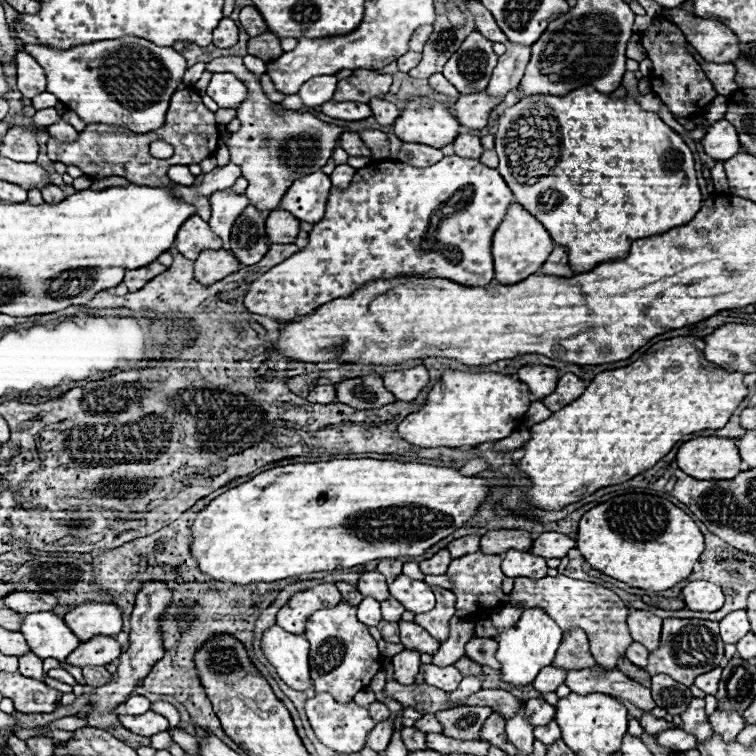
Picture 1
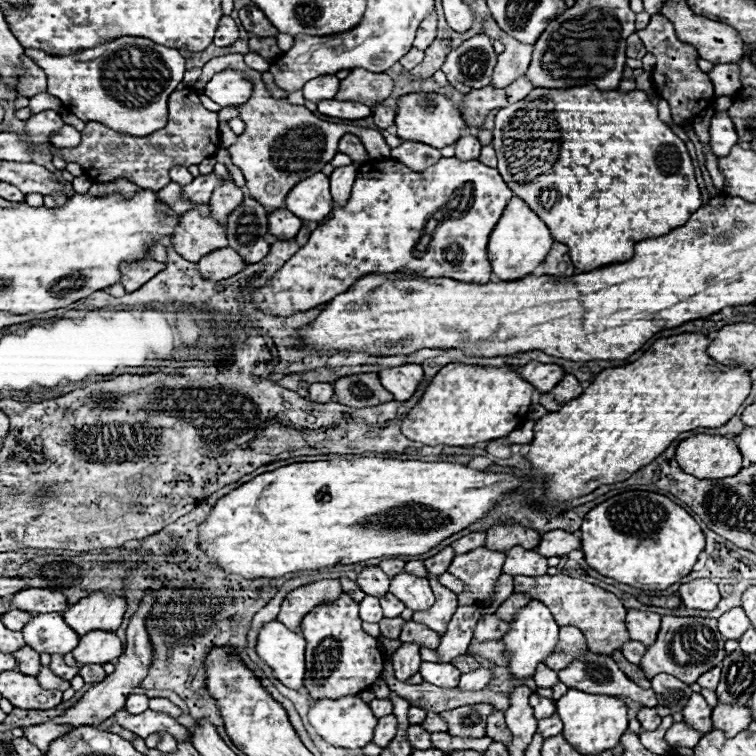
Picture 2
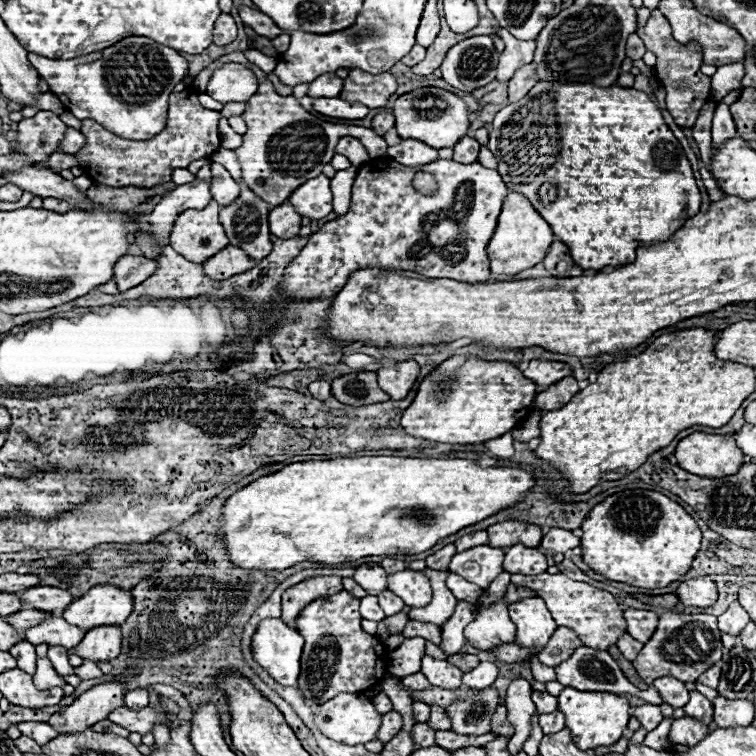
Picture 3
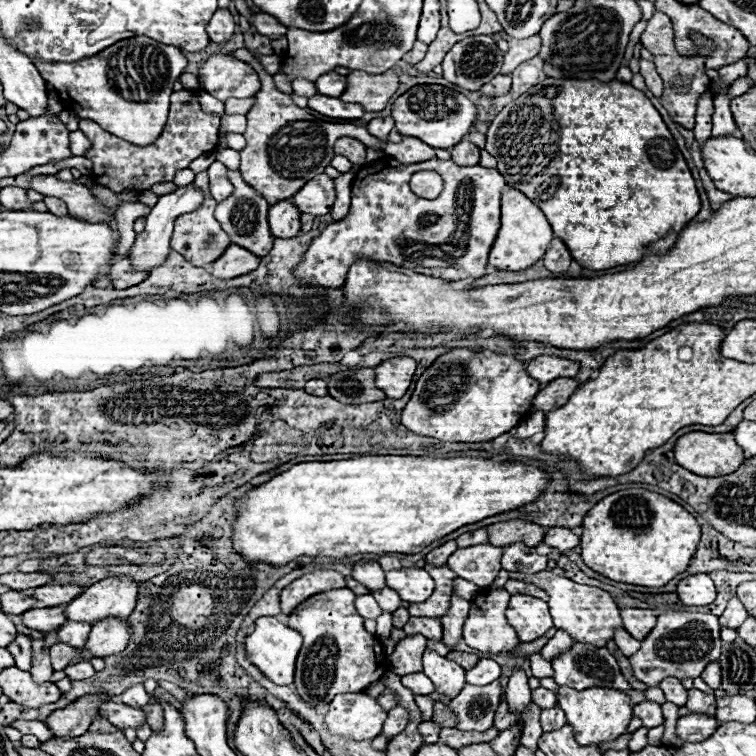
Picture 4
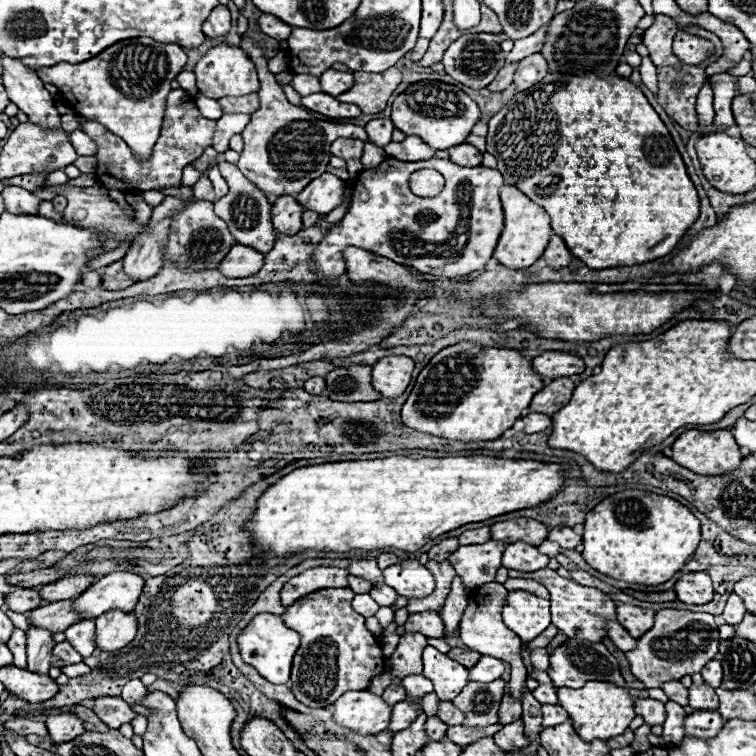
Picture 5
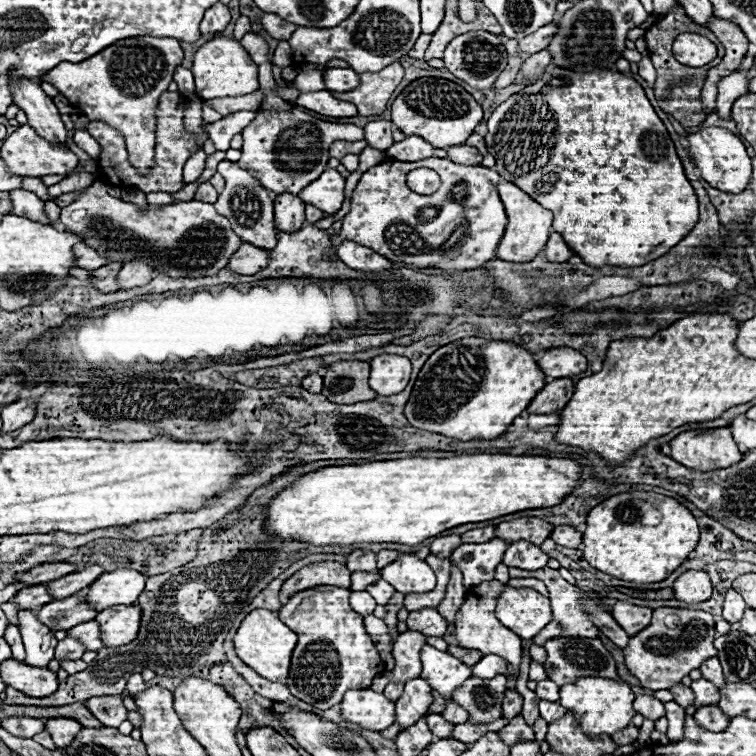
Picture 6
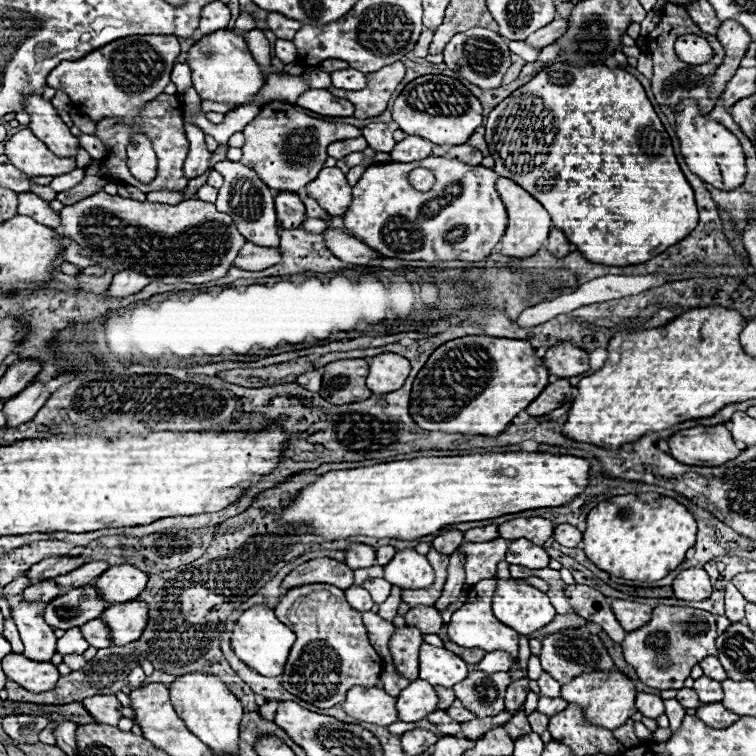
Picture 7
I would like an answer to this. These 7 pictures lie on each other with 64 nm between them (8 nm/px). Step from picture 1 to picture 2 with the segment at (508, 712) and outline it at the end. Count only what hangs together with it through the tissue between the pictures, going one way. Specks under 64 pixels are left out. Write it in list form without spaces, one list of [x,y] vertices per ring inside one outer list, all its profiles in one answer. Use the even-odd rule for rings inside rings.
[[[388,678],[386,680],[390,690],[396,692],[398,696],[406,698],[412,706],[418,706],[426,712],[444,712],[450,708],[456,708],[464,705],[474,704],[492,704],[496,710],[506,712],[506,706],[510,706],[510,696],[502,694],[502,692],[494,692],[489,688],[479,691],[462,691],[462,690],[444,690],[444,688],[436,688],[432,684],[406,684],[406,682],[398,682],[396,678]]]

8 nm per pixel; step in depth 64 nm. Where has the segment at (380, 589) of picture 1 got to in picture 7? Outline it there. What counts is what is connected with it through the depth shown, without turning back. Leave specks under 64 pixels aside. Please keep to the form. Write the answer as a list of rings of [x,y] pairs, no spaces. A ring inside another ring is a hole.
[[[352,544],[352,546],[346,550],[346,564],[348,564],[348,568],[352,568],[352,570],[374,566],[374,564],[376,564],[374,548],[370,548],[370,546],[366,546],[366,544]]]

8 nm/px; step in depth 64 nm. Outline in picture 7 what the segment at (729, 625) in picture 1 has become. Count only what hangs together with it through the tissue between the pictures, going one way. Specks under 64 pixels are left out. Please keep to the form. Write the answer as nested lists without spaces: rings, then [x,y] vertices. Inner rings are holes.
[[[732,584],[726,586],[726,602],[724,602],[724,606],[726,606],[726,614],[724,614],[724,616],[726,616],[728,620],[740,622],[740,620],[744,618],[746,600],[744,600],[744,596],[742,596]]]

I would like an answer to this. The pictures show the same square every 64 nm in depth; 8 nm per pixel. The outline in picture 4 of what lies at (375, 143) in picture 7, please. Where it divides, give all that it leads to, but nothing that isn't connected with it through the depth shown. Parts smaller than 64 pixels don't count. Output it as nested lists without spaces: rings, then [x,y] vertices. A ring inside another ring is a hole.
[[[386,116],[386,118],[374,118],[374,120],[368,122],[368,132],[370,132],[372,136],[380,138],[382,142],[386,142],[386,138],[388,138],[388,134],[390,134],[392,128],[394,128],[392,116]]]

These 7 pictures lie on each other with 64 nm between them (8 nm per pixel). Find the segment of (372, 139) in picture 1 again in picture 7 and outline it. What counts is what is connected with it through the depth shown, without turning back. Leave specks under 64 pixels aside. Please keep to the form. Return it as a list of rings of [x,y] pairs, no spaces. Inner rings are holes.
[[[250,30],[246,32],[246,44],[248,44],[248,50],[250,54],[256,58],[260,70],[262,70],[262,76],[268,78],[268,68],[270,68],[270,46],[268,46],[268,40],[264,36],[262,30]],[[272,100],[262,106],[262,112],[242,130],[244,132],[244,146],[242,146],[242,160],[240,164],[250,166],[256,170],[260,180],[274,190],[280,192],[298,192],[308,182],[316,180],[318,172],[324,168],[328,158],[326,148],[328,144],[340,138],[358,138],[362,130],[350,124],[340,122],[324,122],[312,116],[306,116],[292,108],[292,104]]]

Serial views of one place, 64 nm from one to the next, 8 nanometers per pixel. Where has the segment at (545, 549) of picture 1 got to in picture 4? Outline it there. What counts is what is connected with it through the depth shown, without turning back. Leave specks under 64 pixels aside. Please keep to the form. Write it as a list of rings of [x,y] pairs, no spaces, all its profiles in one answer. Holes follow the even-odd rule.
[[[550,528],[544,536],[544,544],[560,550],[560,552],[566,552],[566,550],[572,550],[576,548],[580,542],[580,538],[576,534],[572,534],[568,528]]]

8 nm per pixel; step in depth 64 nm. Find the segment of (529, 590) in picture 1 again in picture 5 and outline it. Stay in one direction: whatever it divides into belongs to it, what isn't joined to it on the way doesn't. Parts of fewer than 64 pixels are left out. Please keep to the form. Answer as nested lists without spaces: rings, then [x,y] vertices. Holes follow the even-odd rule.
[[[544,568],[538,572],[518,572],[518,570],[508,570],[510,578],[528,578],[528,580],[536,580],[540,584],[544,584],[550,592],[550,612],[551,622],[564,632],[568,638],[580,638],[580,640],[590,640],[590,642],[602,642],[604,636],[608,636],[606,632],[606,622],[608,620],[616,620],[616,604],[610,600],[608,594],[604,594],[602,590],[590,588],[590,586],[582,586],[572,580],[566,580],[562,576],[556,574],[556,570]]]

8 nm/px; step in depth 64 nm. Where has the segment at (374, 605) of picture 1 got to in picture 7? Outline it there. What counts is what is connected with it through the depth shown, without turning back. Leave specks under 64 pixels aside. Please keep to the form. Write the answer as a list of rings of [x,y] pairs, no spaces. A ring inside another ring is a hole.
[[[350,586],[350,588],[346,590],[346,600],[348,600],[348,604],[350,604],[354,610],[360,610],[360,612],[368,612],[368,610],[372,610],[372,606],[374,606],[368,590],[358,588],[358,586]]]

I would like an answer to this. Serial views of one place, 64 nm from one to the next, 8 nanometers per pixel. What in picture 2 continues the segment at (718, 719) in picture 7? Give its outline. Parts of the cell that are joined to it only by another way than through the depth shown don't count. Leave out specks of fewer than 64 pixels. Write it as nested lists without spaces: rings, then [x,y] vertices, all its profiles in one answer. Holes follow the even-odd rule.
[[[674,722],[668,728],[664,740],[672,748],[694,748],[698,744],[698,740],[700,740],[700,734],[696,730],[692,730],[692,728],[688,728],[684,722],[678,722],[678,724]]]

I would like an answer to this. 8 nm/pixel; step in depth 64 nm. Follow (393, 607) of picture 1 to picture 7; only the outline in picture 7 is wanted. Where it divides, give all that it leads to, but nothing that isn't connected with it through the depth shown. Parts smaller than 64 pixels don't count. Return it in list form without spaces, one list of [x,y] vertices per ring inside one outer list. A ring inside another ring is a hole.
[[[384,578],[368,580],[368,582],[364,582],[362,588],[366,588],[366,590],[372,594],[372,600],[374,600],[376,604],[382,604],[382,602],[390,596],[390,590],[392,590],[392,586],[390,586],[388,582],[384,582]]]

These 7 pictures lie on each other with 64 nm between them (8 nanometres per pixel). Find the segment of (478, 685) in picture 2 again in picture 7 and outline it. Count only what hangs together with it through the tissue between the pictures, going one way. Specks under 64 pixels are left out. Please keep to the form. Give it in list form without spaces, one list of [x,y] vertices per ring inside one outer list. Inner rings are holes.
[[[488,652],[482,662],[472,666],[474,670],[480,670],[484,674],[494,674],[494,672],[508,672],[512,668],[514,660],[506,652]]]

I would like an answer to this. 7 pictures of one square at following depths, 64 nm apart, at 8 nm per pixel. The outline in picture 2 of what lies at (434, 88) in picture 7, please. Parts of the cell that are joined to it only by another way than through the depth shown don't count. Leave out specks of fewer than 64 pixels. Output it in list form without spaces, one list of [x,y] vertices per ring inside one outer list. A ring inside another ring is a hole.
[[[414,92],[414,94],[406,94],[398,98],[396,128],[402,140],[424,142],[428,146],[444,148],[444,146],[454,144],[462,136],[462,130],[466,128],[466,124],[460,116],[458,104],[454,104],[450,98],[436,92]]]

